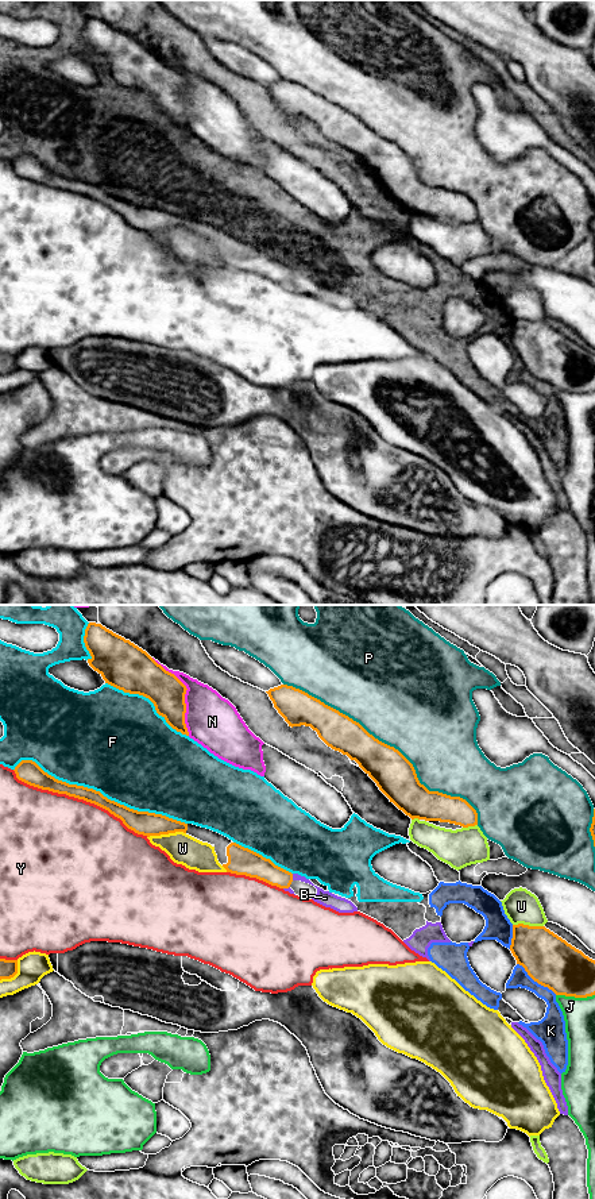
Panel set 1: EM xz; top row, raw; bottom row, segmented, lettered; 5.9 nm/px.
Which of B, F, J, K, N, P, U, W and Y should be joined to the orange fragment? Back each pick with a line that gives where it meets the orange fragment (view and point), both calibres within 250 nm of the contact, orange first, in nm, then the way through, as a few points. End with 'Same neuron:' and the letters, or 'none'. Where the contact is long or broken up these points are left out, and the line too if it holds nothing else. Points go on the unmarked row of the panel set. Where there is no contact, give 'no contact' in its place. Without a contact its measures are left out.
Same neuron: none

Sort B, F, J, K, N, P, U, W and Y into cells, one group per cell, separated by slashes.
B F K / J / N / P / U / W / Y

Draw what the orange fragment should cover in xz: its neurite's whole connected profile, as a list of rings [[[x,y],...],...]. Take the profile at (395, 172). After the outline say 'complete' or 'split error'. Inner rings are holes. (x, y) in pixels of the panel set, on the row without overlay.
[[[281,80],[266,88],[289,122],[305,120],[316,126],[328,142],[355,155],[390,197],[412,215],[449,217],[463,223],[478,220],[478,208],[465,194],[429,186],[420,178],[413,159],[398,144],[375,134],[348,111],[293,81]]] | complete

